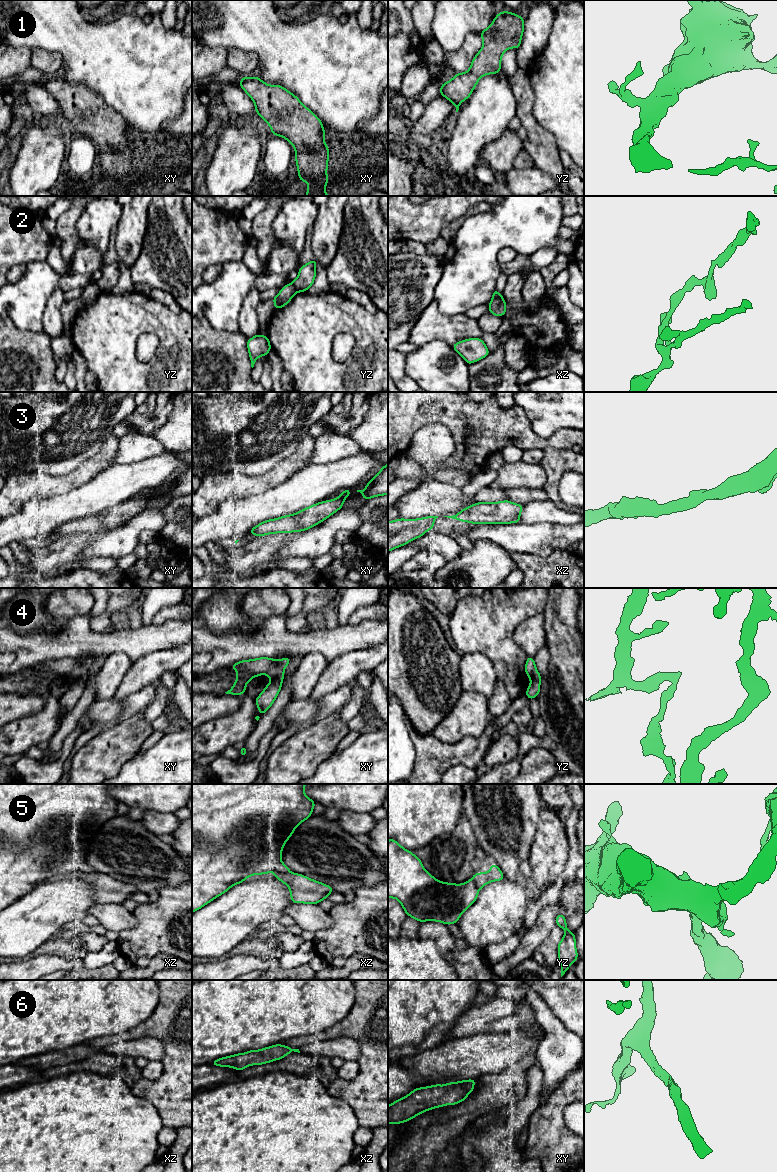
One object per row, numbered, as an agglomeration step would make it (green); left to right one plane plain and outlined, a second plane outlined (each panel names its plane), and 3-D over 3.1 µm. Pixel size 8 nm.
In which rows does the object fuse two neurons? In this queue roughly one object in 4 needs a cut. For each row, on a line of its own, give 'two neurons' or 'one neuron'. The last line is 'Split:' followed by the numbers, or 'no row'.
1: one neuron
2: two neurons
3: one neuron
4: two neurons
5: two neurons
6: one neuron
Split: 2, 4, 5

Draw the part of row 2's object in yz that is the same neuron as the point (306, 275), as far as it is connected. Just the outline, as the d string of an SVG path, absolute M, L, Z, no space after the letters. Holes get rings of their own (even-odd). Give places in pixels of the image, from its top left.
M313 259L299 269L298 277L292 281L292 284L295 286L298 292L304 292L308 290L314 283L317 263L318 262Z

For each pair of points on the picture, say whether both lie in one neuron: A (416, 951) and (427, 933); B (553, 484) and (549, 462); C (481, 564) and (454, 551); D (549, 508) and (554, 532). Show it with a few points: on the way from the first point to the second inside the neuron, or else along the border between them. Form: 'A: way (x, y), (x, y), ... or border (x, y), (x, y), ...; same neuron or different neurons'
A: border (418, 937), (431, 939), (440, 955); different neurons
B: way (553, 479), (553, 467); same neuron
C: border (462, 550), (455, 558), (446, 562); different neurons
D: border (528, 523), (555, 522), (573, 524); different neurons

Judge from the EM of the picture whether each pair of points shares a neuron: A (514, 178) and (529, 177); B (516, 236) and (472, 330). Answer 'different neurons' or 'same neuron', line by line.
A: same neuron
B: different neurons

